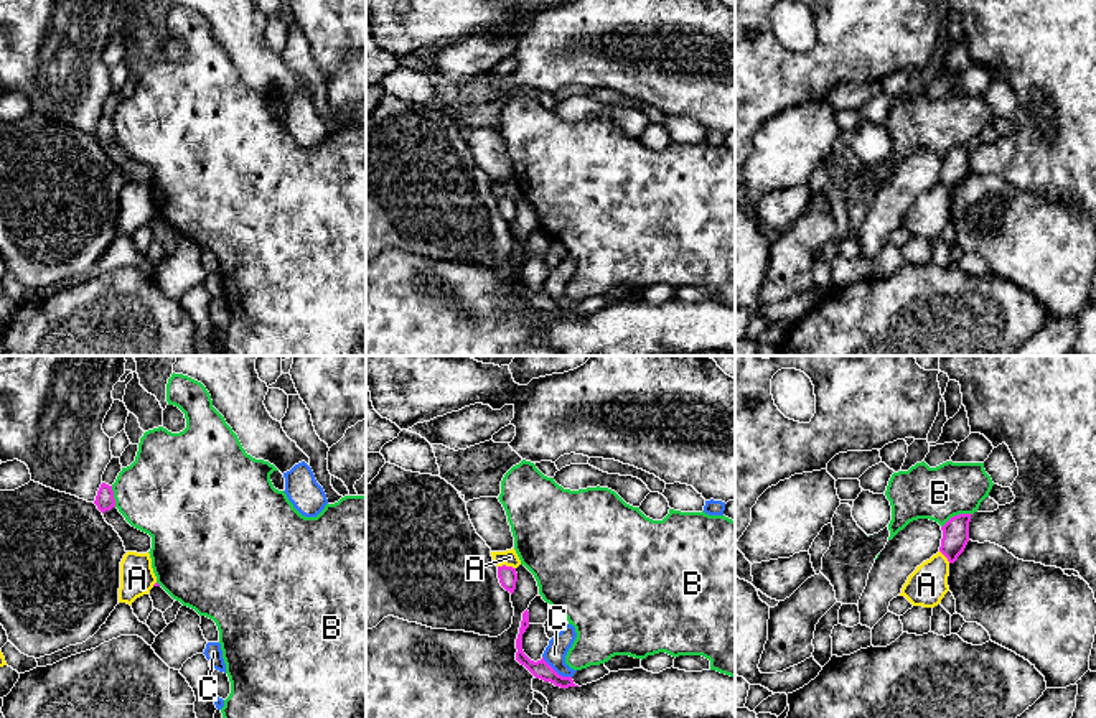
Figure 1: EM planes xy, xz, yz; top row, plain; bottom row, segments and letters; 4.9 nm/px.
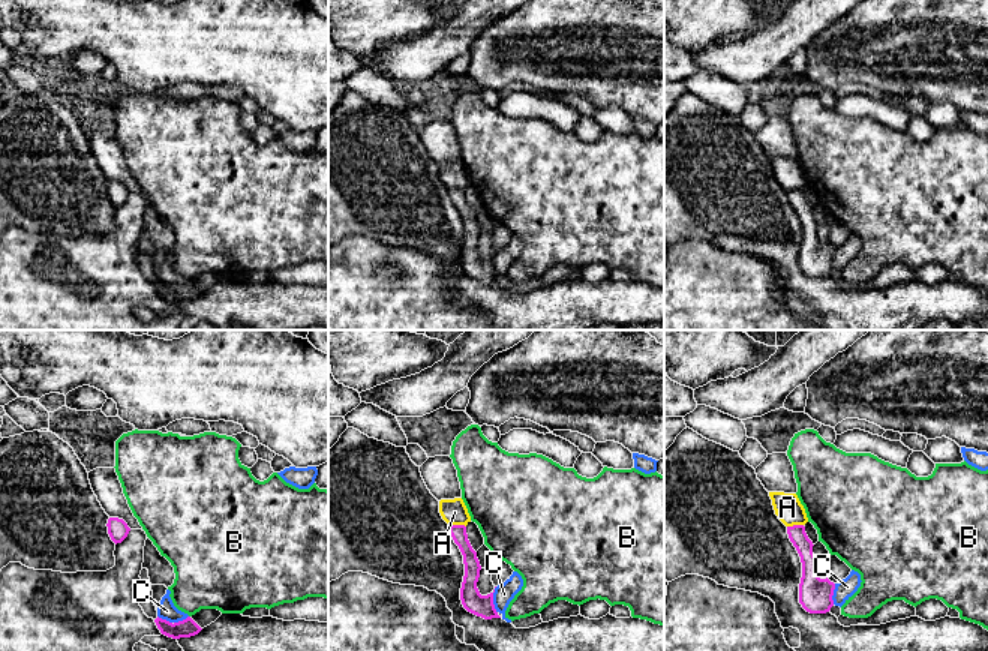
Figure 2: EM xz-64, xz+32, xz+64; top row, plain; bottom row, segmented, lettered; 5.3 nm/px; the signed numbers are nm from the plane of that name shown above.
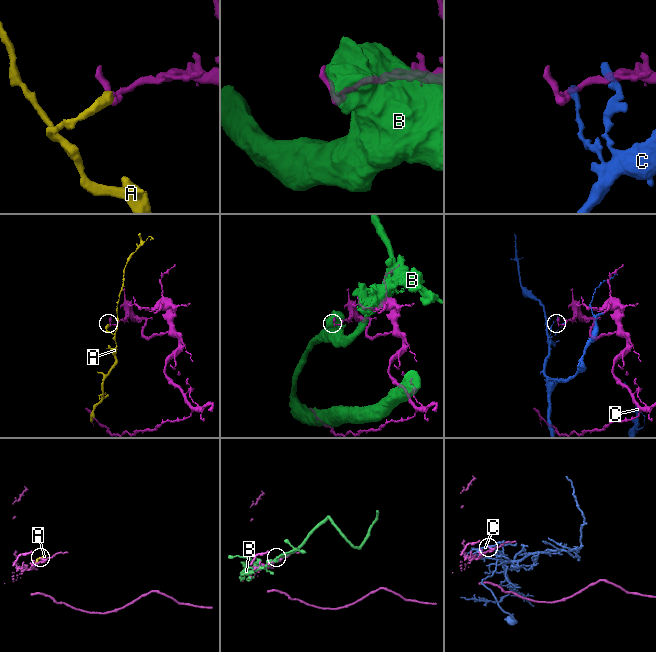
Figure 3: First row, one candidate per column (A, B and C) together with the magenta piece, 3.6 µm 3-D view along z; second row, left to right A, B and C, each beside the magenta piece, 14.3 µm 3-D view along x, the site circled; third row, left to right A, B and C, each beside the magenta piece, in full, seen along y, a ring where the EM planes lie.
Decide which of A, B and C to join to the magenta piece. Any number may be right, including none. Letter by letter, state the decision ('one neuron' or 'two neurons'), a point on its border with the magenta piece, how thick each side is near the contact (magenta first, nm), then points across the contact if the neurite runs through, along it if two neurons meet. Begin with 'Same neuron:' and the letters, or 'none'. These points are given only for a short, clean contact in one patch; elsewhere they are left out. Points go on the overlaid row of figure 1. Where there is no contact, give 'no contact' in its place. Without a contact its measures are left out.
Same neuron: none
A: two neurons; meets magenta in xz at (505, 565); 90 nm thick on the magenta side, 80 nm on the other; border along xz (498, 565), (511, 565), (515, 568)
B: two neurons; meets magenta in yz at (956, 516); 130 nm thick on the magenta side, 260 nm on the other
C: two neurons; meets magenta in xz at (554, 671); 90 nm thick on the magenta side, 110 nm on the other; border along xz (543, 656), (559, 674), (571, 677)

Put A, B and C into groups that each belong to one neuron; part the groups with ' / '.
A / B / C

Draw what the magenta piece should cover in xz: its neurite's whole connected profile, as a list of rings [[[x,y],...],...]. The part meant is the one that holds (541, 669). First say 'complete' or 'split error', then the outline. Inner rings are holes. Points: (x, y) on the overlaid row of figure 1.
complete; [[[526,609],[522,613],[522,621],[521,621],[521,627],[519,627],[519,634],[516,639],[516,660],[524,665],[536,678],[541,678],[544,682],[550,682],[555,687],[560,688],[569,688],[569,687],[578,687],[574,683],[572,677],[562,677],[559,675],[546,660],[544,657],[537,662],[531,660],[524,650],[522,650],[522,634],[526,632],[526,629],[529,627],[529,611]]]

